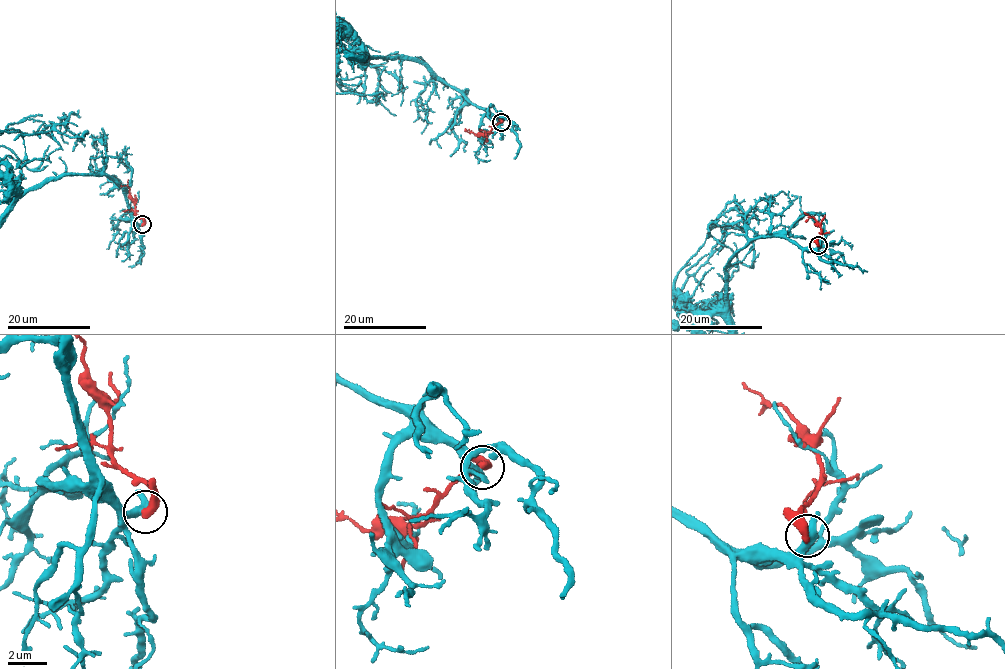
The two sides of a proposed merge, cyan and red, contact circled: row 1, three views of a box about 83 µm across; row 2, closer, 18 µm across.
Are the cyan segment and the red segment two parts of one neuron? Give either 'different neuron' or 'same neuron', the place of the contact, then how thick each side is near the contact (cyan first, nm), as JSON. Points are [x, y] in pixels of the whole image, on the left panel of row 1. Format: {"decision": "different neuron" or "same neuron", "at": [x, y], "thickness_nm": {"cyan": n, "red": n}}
{"decision": "different neuron", "at": [142, 224], "thickness_nm": {"cyan": 400, "red": 480}}

